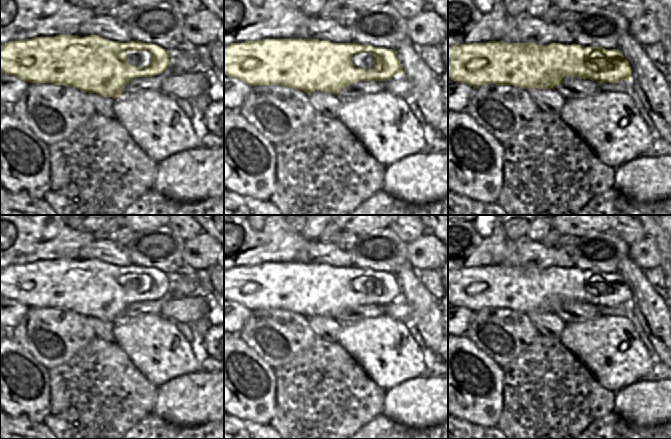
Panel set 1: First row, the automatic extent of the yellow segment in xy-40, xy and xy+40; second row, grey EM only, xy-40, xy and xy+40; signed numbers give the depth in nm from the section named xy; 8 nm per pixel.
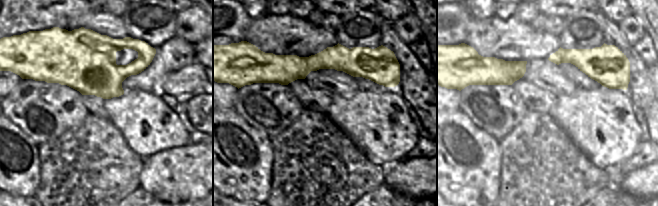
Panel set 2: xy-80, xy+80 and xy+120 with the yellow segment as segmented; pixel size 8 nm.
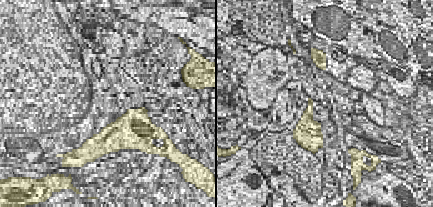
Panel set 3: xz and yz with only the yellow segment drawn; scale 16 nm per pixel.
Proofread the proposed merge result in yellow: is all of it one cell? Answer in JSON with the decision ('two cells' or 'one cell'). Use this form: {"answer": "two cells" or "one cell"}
{"answer": "one cell"}

